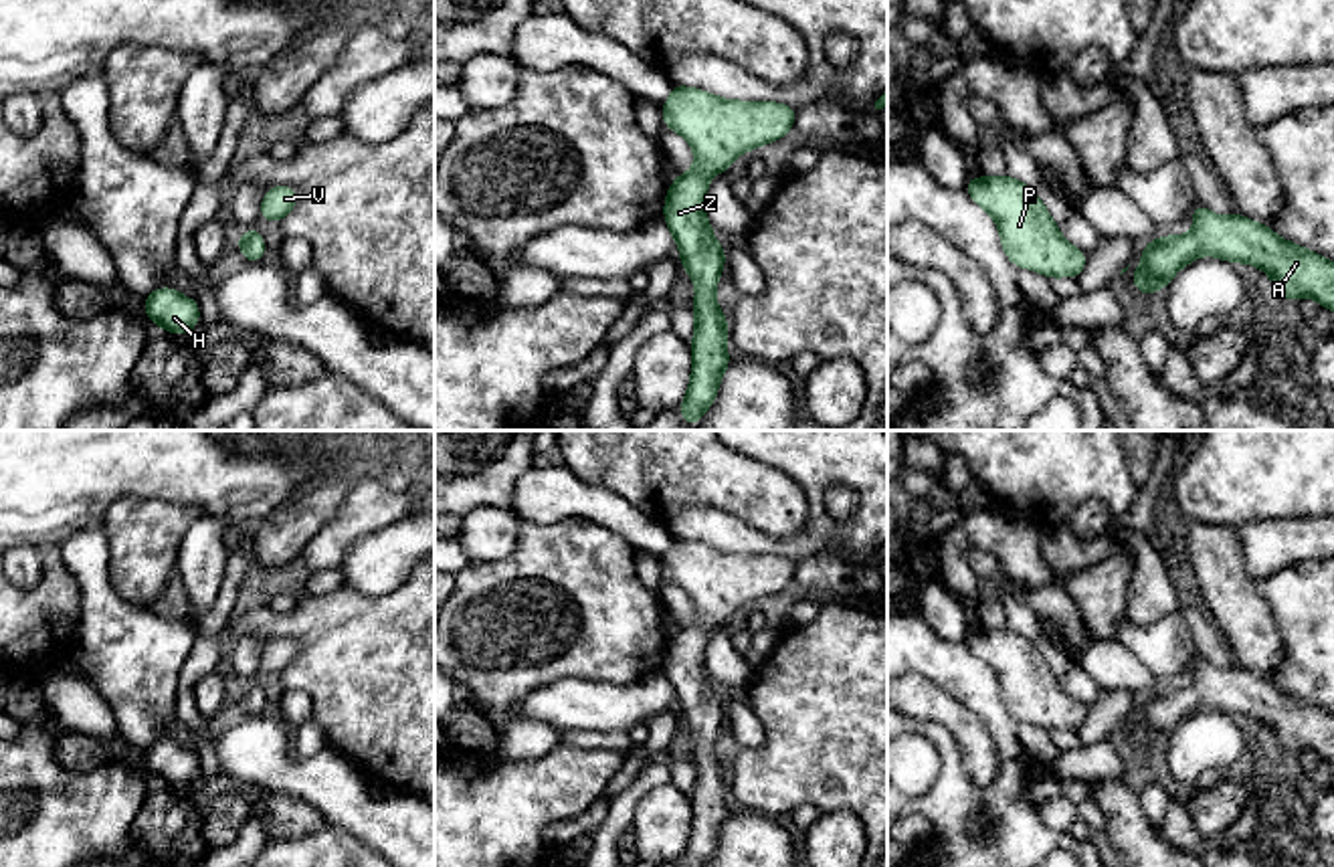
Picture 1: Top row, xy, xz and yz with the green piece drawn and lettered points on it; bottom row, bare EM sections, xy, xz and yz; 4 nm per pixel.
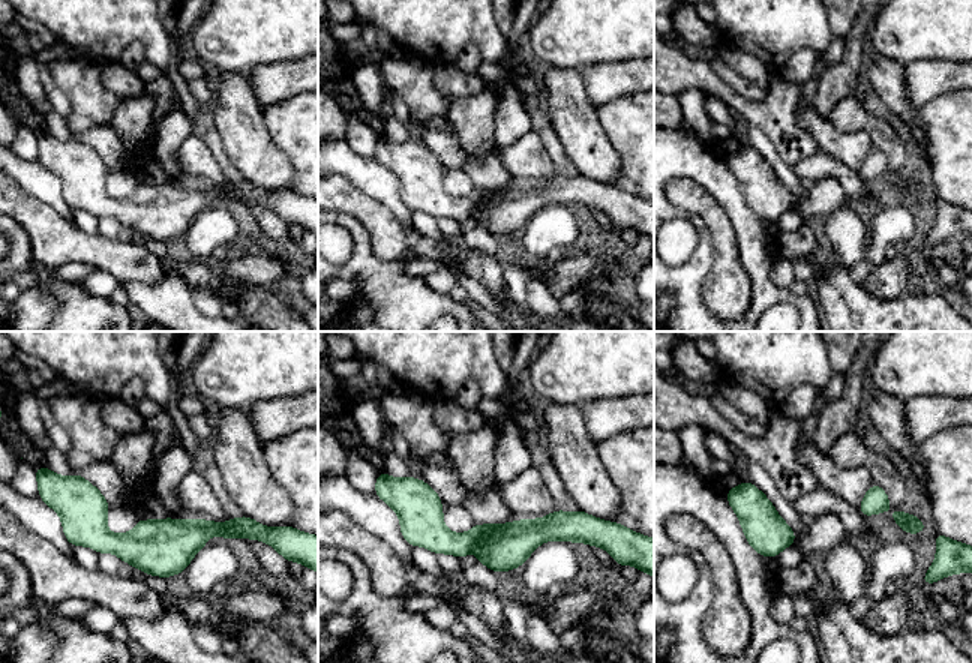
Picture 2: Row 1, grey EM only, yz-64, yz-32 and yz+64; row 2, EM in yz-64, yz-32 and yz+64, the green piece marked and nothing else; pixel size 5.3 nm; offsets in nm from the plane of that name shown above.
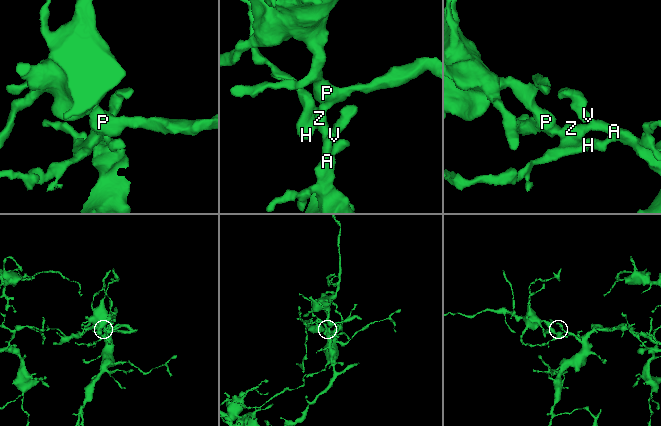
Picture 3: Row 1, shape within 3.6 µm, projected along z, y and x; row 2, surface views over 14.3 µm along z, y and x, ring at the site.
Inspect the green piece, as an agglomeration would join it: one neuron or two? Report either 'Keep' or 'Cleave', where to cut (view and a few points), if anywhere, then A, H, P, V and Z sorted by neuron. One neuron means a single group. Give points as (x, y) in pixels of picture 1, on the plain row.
Keep. No split. Groups: A H P V Z

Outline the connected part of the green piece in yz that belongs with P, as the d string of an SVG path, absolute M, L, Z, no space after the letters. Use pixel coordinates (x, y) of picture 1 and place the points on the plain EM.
M968 631L966 647L998 677L1003 703L1019 721L1035 721L1047 732L1079 732L1087 707L1069 697L1041 651L1021 633Z

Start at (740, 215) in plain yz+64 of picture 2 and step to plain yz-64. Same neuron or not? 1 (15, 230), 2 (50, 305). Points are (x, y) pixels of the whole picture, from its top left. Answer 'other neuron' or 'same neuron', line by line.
1: same neuron
2: other neuron

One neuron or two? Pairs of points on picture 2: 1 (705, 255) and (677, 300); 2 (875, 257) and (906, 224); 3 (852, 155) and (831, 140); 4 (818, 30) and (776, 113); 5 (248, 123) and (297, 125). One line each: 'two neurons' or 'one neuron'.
1: one neuron
2: one neuron
3: one neuron
4: two neurons
5: two neurons

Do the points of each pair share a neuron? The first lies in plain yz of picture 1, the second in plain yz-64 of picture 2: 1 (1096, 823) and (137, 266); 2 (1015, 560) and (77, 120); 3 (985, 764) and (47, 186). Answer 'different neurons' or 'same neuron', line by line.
1: different neurons
2: same neuron
3: different neurons

